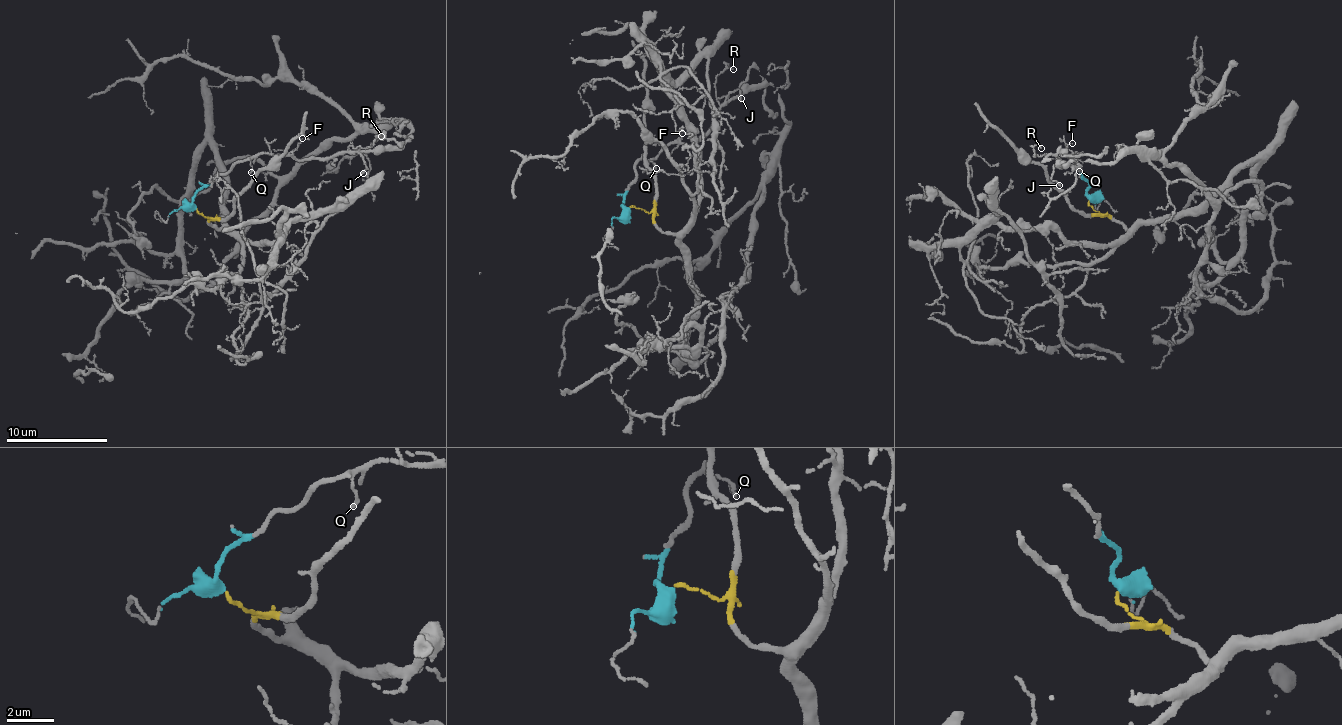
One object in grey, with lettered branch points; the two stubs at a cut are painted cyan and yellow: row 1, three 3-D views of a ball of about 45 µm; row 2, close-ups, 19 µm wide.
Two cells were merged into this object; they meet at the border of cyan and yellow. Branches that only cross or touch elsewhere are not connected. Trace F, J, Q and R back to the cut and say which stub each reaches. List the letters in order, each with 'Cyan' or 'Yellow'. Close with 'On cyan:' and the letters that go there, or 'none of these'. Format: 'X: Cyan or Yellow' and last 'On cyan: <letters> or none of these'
F: Cyan
J: Cyan
Q: Cyan
R: Cyan
On cyan: F, J, Q, R

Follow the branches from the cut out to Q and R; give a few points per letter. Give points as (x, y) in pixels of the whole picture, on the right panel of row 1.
Q: (1089, 198), (1087, 183), (1067, 155), (1079, 171)
R: (1089, 198), (1067, 155), (1076, 153), (1070, 158), (1081, 167), (1071, 168), (1051, 154), (1035, 157), (1040, 148)

